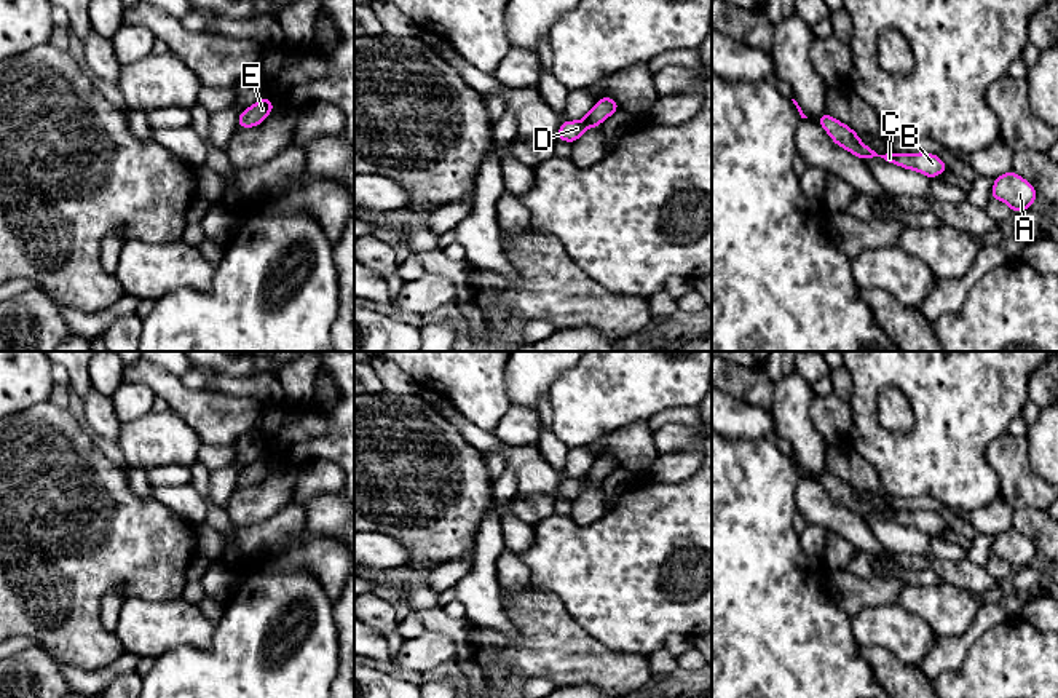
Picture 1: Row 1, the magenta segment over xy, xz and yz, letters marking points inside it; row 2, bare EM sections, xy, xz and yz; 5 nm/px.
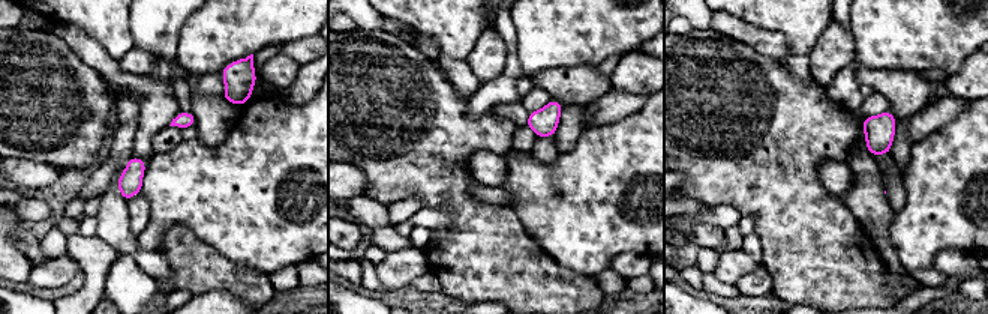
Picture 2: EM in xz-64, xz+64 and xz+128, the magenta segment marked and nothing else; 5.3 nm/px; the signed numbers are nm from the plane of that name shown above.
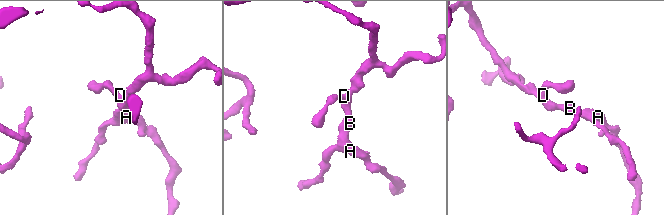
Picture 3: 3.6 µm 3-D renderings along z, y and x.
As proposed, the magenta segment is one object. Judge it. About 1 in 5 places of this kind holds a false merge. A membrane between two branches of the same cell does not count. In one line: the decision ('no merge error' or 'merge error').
no merge error

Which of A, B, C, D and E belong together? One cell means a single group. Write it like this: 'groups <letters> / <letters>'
groups A B C D E

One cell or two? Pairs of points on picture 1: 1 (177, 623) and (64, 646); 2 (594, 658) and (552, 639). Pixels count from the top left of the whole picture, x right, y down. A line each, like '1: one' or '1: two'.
1: two
2: one

